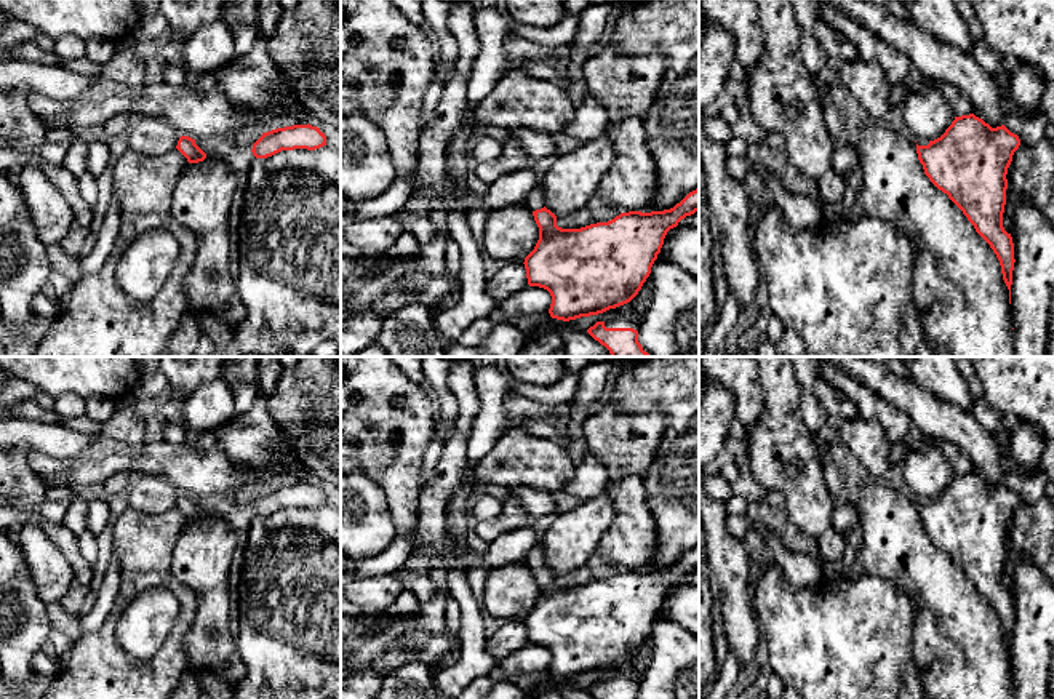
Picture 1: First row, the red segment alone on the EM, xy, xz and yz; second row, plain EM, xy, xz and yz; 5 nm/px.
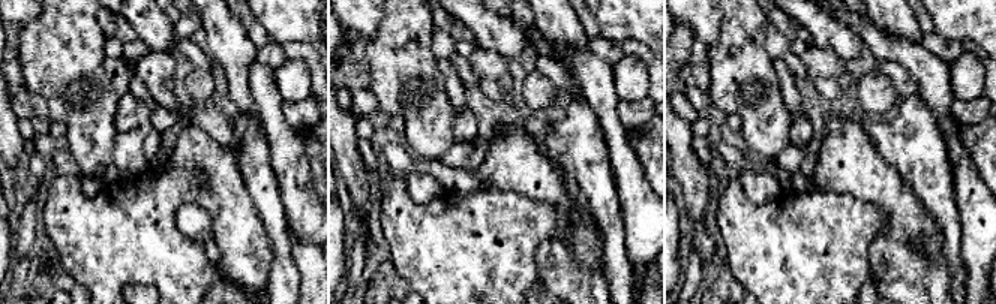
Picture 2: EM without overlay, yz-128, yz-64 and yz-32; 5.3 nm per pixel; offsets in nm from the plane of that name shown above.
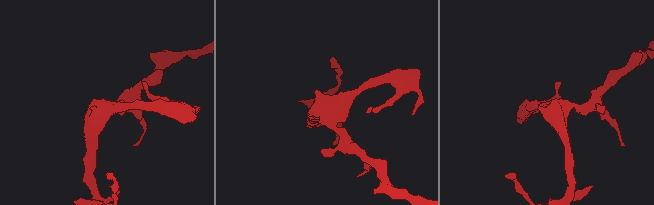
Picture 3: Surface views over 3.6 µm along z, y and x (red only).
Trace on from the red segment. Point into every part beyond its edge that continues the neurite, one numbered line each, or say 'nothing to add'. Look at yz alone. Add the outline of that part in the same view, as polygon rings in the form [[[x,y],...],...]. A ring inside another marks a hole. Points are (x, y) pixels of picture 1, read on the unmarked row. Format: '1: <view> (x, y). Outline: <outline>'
nothing to add

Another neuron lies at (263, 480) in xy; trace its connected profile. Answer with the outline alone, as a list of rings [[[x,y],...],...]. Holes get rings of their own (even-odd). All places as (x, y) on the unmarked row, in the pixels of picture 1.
[[[301,461],[299,467],[293,467],[283,473],[273,473],[269,470],[258,470],[254,467],[246,467],[242,464],[235,464],[237,472],[243,478],[243,486],[253,486],[261,491],[267,491],[277,486],[293,485],[293,483],[307,483],[312,473],[307,470],[304,462]]]

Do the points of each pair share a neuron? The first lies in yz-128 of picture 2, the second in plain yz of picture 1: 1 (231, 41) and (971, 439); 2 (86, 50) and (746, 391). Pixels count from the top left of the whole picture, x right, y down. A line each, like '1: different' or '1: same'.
1: different
2: different

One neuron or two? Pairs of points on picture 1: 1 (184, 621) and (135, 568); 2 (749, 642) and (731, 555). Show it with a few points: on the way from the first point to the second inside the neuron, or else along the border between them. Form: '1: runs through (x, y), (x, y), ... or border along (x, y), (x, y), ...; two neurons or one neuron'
1: runs through (184, 603), (184, 597), (152, 568); one neuron
2: runs through (739, 621), (730, 576); one neuron

